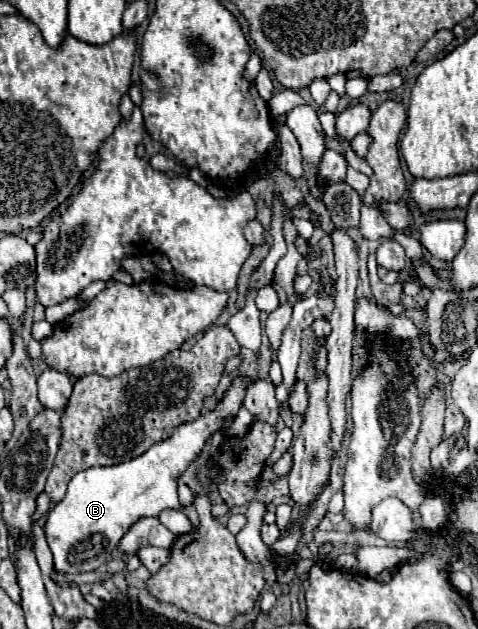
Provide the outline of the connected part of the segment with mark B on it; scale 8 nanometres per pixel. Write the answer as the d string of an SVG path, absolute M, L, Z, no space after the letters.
M236 374L230 388L224 392L214 410L200 414L192 422L178 424L172 436L156 442L142 456L136 456L122 464L88 468L78 472L70 480L64 500L60 500L50 510L46 520L46 540L54 554L54 570L74 574L98 570L102 564L106 564L108 540L112 554L120 538L140 518L158 516L162 510L168 508L182 508L176 494L178 476L182 476L184 470L198 458L214 432L222 430L226 422L234 422L244 402L244 392L248 390L248 384L252 384L248 376Z

